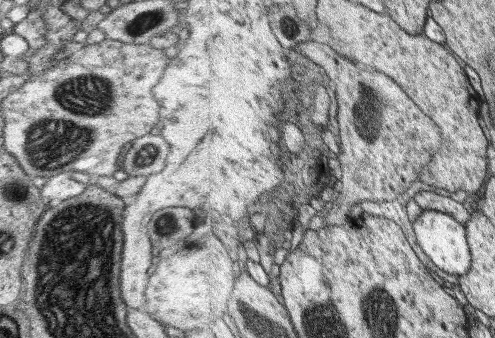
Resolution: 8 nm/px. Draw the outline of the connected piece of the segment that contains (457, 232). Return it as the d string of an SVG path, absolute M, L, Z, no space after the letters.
M425 210L412 225L420 248L439 269L457 276L467 274L472 269L474 256L469 246L468 230L453 215Z

